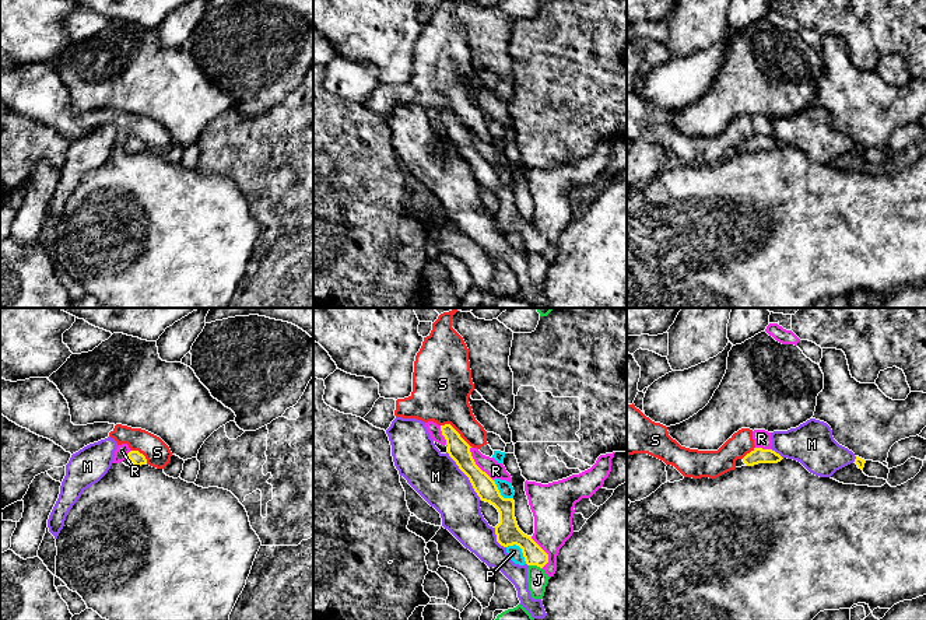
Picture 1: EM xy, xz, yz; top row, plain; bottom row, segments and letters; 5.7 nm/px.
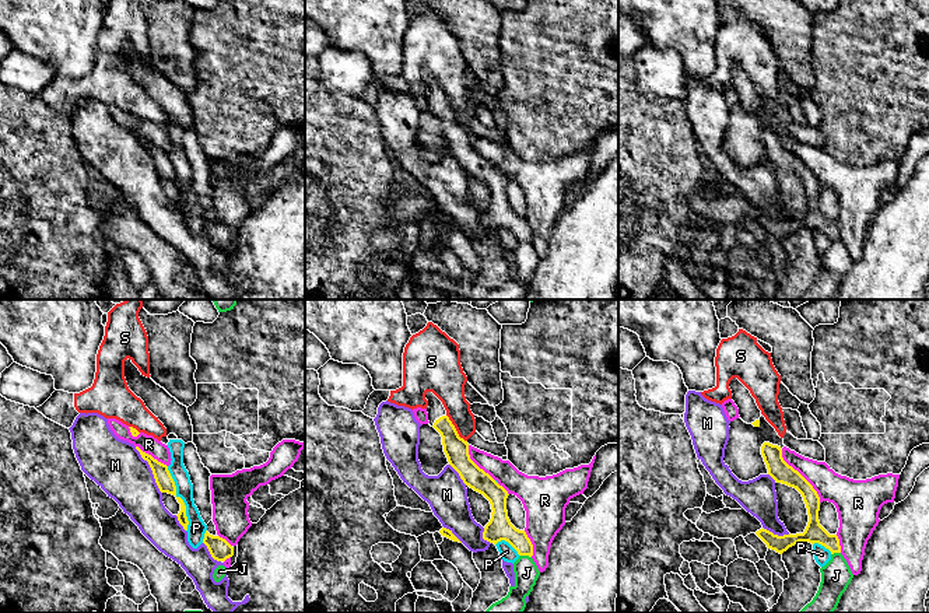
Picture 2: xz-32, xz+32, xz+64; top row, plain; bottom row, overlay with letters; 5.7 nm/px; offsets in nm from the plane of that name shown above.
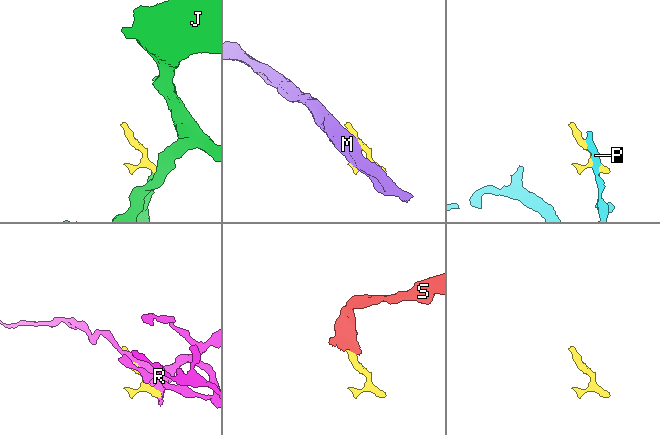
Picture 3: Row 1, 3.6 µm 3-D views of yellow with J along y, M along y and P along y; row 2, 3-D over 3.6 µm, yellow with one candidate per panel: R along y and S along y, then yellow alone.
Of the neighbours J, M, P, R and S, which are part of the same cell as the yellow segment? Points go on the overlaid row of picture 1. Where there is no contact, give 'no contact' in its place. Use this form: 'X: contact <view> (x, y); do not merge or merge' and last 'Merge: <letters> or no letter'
J: contact xz (536, 564); do not merge
M: contact xz (466, 475); do not merge
P: contact xz (521, 547); do not merge
R: contact xz (474, 463); do not merge
S: contact xz (458, 433); do not merge
Merge: no letter

